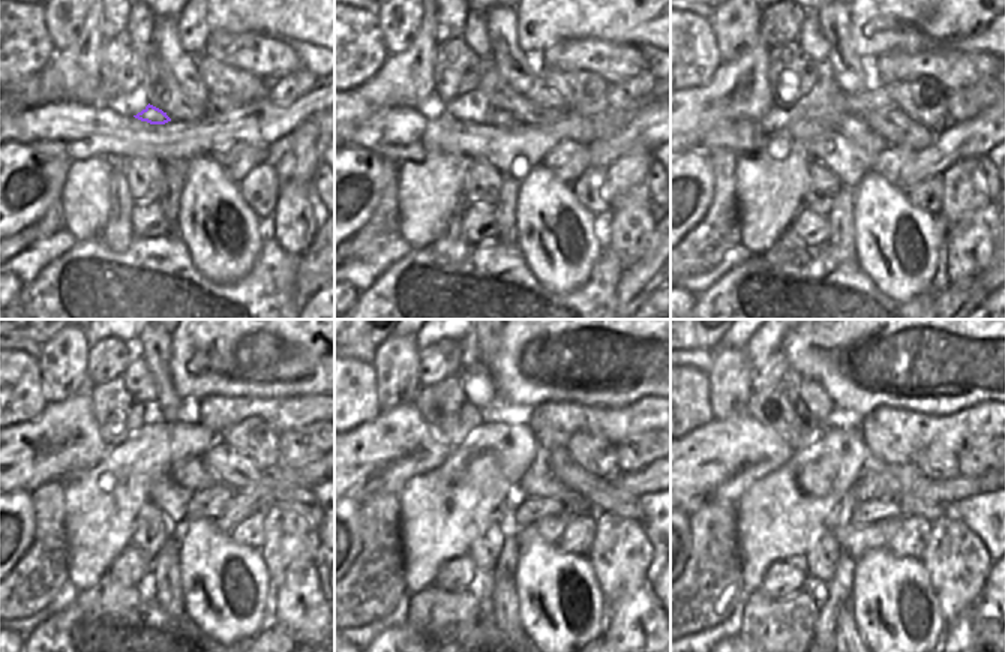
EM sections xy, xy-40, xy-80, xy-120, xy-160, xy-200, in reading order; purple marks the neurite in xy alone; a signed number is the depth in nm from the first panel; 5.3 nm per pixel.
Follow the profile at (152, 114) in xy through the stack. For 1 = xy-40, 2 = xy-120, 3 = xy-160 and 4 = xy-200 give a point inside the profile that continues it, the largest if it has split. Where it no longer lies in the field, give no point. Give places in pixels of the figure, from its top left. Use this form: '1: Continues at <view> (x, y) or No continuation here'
1: Continues at xy-40 (494, 116)
2: Continues at xy-120 (191, 472)
3: Continues at xy-160 (537, 480)
4: Continues at xy-200 (908, 504)

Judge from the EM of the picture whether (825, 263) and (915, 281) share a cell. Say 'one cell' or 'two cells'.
two cells

